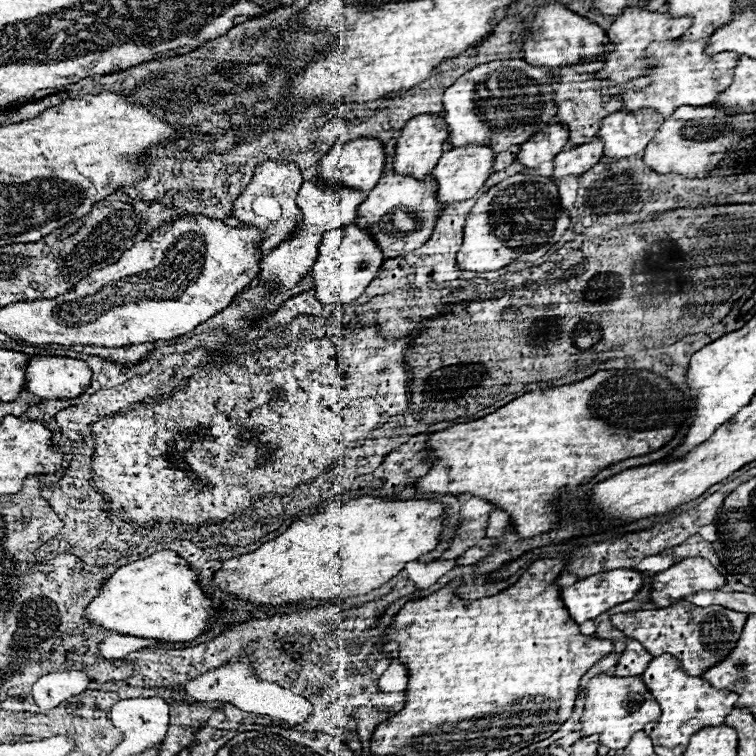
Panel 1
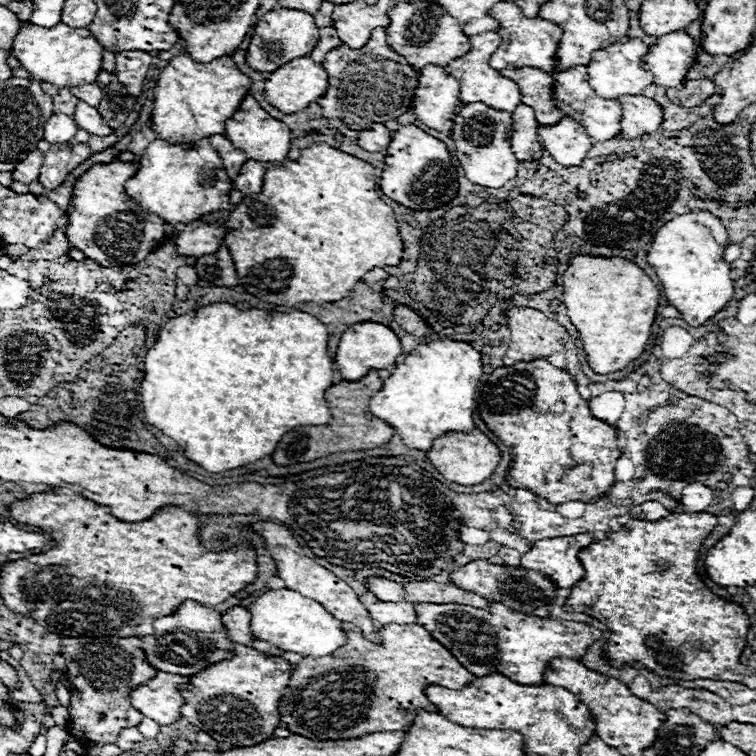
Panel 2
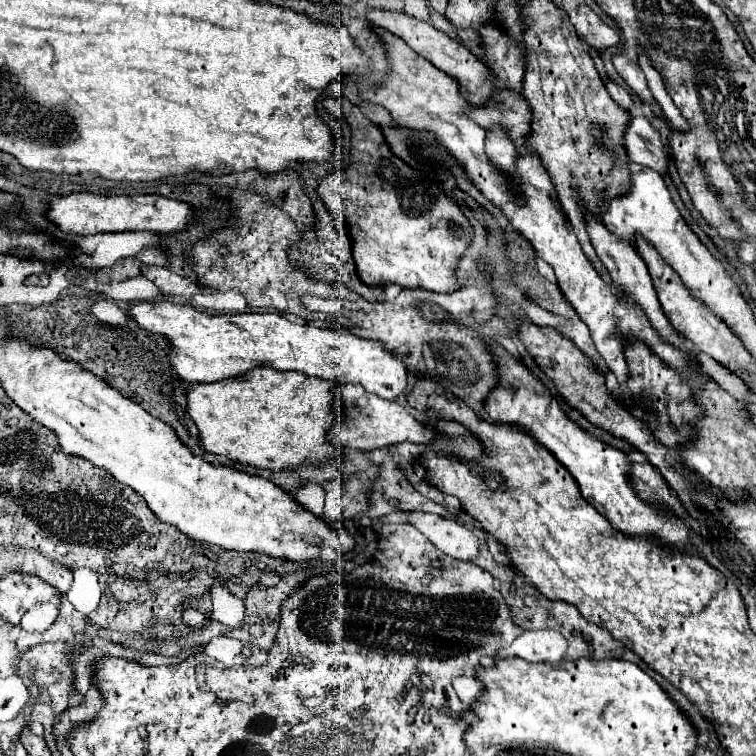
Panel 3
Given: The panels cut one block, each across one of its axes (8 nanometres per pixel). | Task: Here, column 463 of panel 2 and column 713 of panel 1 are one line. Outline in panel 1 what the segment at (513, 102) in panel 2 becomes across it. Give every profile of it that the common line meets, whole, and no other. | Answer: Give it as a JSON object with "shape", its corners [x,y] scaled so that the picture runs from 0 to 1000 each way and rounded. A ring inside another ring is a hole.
{"shape":[[[894,53],[881,58],[860,58],[854,63],[852,79],[860,79],[868,85],[854,93],[852,101],[862,103],[862,108],[849,119],[833,119],[817,124],[817,130],[825,135],[825,146],[836,148],[844,143],[865,143],[878,156],[886,153],[897,140],[937,140],[947,132],[950,122],[966,111],[966,95],[968,87],[976,79],[976,71],[971,69],[952,69],[950,74],[934,74],[931,71],[934,53],[921,56],[905,56],[897,58]]]}

